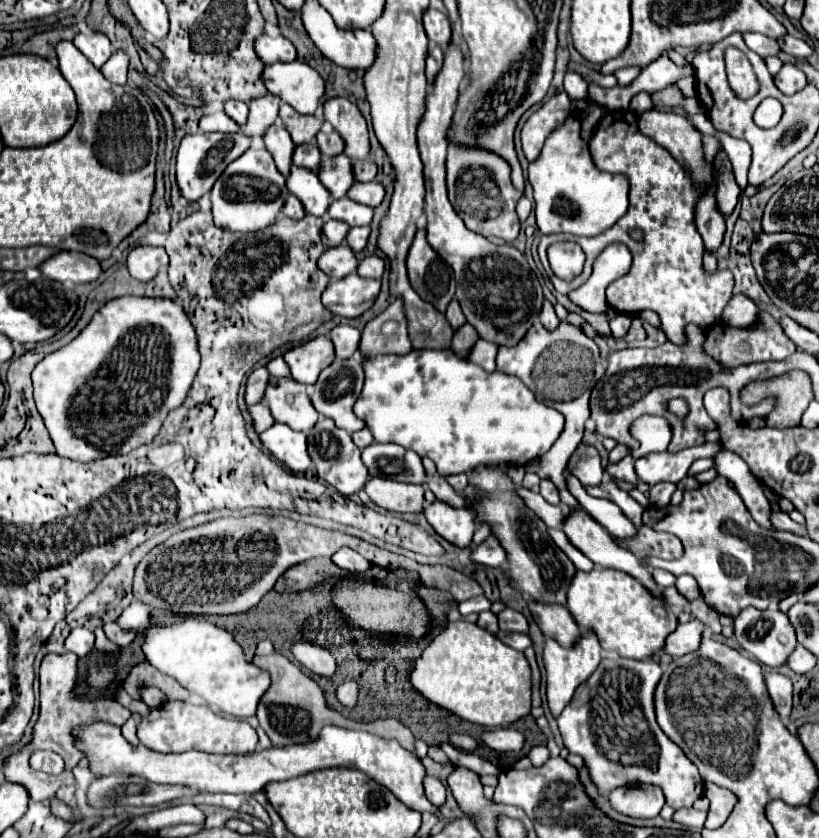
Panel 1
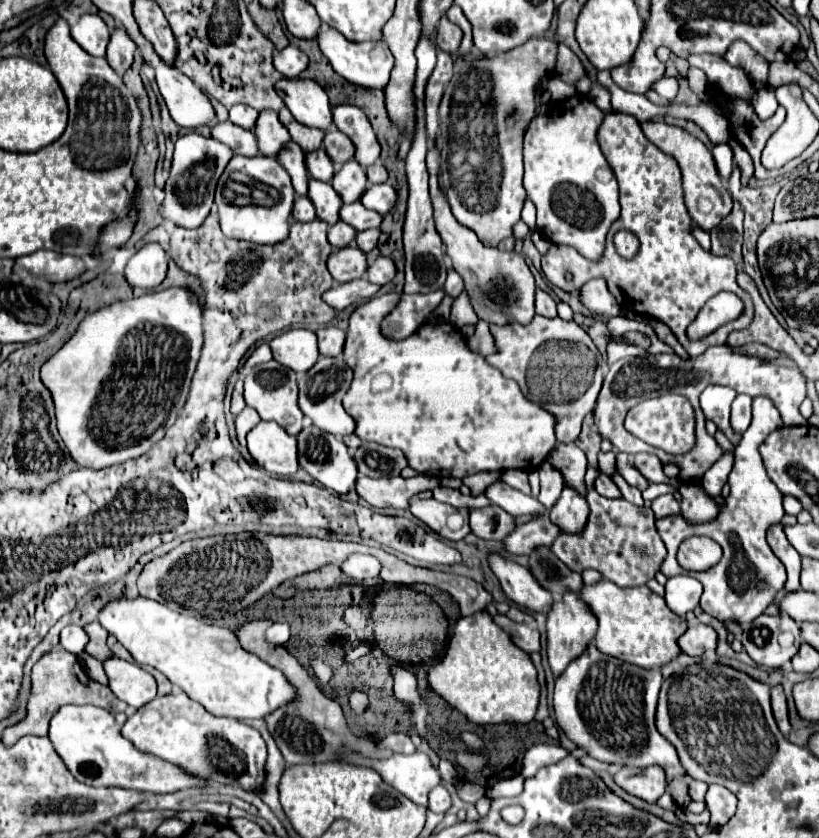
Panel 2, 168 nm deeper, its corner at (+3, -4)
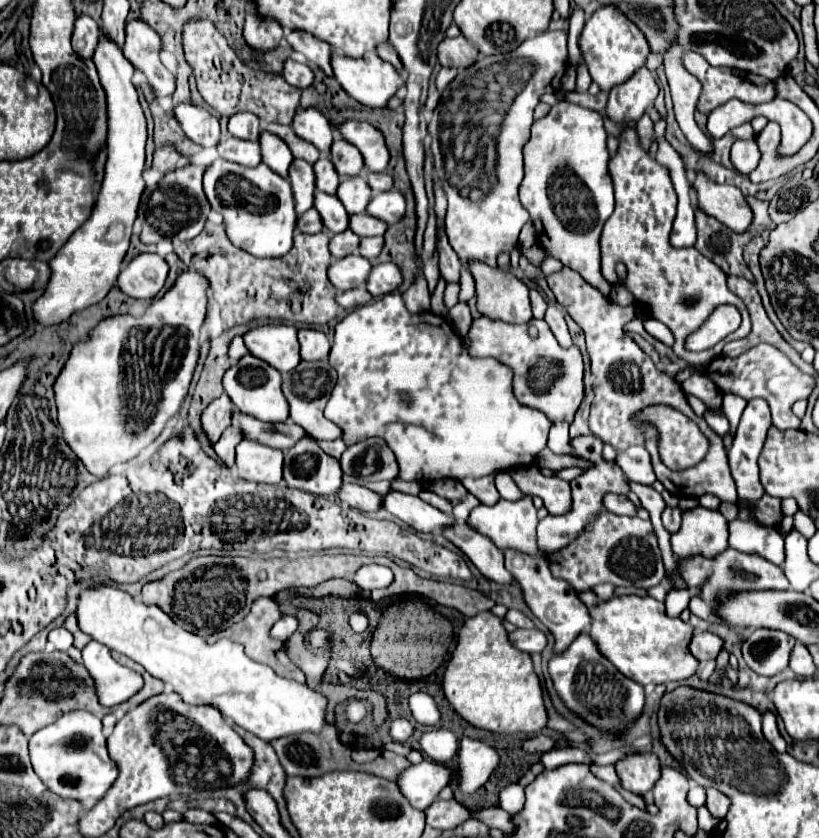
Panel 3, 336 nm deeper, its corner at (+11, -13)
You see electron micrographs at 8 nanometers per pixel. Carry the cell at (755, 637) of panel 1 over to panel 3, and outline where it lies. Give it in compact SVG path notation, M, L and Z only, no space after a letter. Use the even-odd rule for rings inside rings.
M756 628L742 642L742 656L756 674L774 676L788 666L794 644L796 640L786 632Z

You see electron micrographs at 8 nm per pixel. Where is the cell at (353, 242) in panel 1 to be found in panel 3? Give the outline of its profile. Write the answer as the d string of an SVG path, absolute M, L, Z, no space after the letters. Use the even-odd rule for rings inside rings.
M378 236L378 238L360 238L358 252L360 252L360 256L364 256L368 260L374 260L380 254L382 244L384 244L382 236Z

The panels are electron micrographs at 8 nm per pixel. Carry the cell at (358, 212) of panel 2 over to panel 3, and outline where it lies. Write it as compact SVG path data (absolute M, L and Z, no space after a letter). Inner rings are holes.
M350 214L350 222L348 222L350 230L358 236L382 236L386 232L386 222L372 218L370 214Z

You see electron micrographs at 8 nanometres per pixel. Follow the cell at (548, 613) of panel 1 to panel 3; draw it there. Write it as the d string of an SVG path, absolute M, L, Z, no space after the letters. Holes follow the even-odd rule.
M456 524L452 530L444 530L444 536L472 560L484 578L498 584L516 584L514 576L504 566L504 554L496 550L490 538L476 534L476 530L466 524Z

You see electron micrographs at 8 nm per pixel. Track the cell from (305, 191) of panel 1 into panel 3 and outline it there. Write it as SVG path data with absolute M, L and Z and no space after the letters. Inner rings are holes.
M316 192L314 194L314 208L318 210L326 230L338 234L338 232L344 232L348 228L348 214L336 196Z

